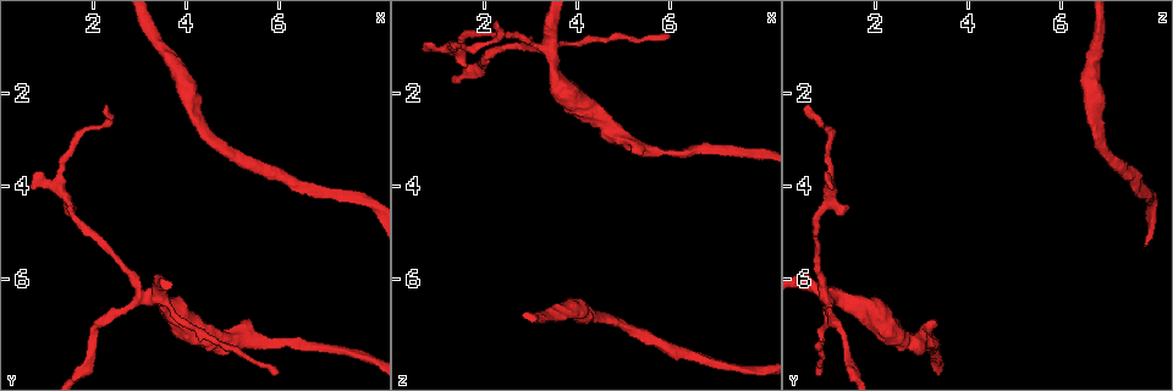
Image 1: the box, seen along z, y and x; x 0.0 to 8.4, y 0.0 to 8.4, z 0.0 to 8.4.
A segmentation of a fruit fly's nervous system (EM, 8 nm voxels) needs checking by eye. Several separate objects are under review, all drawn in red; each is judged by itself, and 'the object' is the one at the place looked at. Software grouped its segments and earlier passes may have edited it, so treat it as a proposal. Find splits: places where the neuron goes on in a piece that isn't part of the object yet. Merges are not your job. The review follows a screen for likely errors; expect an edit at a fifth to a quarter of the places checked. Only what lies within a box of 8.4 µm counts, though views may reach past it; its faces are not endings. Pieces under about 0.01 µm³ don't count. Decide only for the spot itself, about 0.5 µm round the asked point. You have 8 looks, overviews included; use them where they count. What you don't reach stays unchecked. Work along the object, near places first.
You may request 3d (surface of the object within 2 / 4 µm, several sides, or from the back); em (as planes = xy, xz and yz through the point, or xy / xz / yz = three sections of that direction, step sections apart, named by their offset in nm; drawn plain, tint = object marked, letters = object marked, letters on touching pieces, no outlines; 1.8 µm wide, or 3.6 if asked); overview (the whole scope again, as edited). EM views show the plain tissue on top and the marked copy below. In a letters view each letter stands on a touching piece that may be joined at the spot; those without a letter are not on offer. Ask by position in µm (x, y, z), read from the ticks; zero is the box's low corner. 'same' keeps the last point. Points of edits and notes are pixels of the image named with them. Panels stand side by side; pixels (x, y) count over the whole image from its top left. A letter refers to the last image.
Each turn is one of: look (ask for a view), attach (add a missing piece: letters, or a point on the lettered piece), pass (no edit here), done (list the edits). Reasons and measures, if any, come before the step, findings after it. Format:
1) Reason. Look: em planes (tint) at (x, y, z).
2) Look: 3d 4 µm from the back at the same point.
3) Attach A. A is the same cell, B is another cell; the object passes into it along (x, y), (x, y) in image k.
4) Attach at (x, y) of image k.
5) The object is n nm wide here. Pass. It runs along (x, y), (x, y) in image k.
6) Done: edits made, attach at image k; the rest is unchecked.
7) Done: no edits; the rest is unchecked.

Tapers out. Look: em planes (letters) at (2.35, 2.25, 0.60).

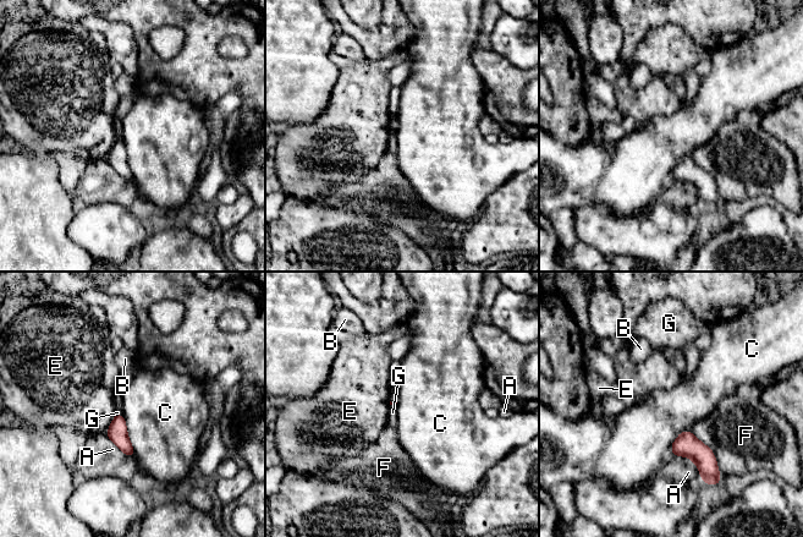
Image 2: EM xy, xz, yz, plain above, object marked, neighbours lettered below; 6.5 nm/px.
Pass. A, B, C, E, F and G are other cells; a border runs along (122, 414), (126, 434), (135, 455) in image 2; none of them fits.

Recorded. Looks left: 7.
Four or more arms meet. Look: 3d 2 µm at (3.35, 6.40, 1.00).

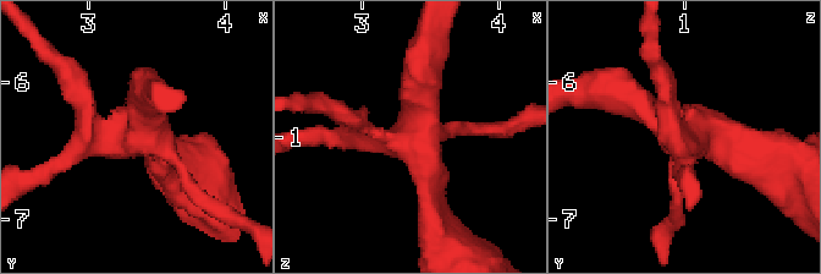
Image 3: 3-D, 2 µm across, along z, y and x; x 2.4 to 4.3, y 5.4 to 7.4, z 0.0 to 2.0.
Look: em 3.6 µm planes (letters) at (3.38, 6.38, 1.04).

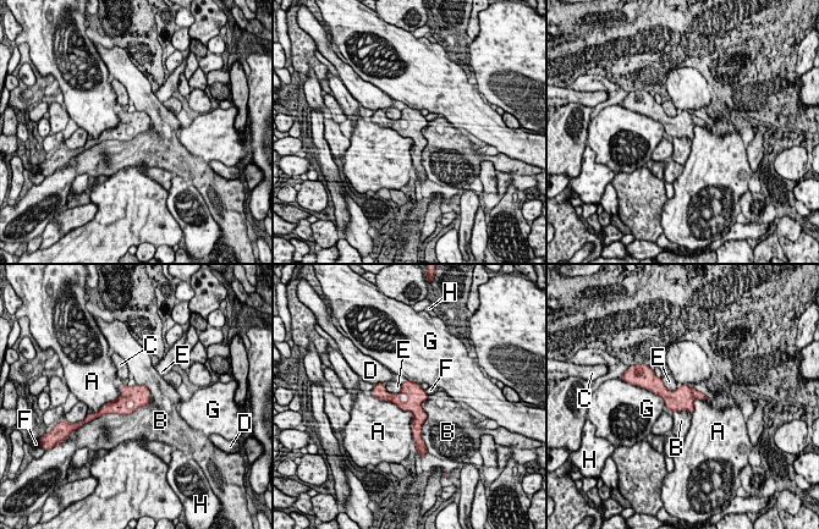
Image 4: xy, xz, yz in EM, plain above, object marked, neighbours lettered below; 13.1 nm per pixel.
The object is 320 nm wide here. Pass. A, B, C, D, E, F, G and H are other cells; none of them fits.

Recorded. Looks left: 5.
Stops while still wide. Look: em planes (letters) at (5.35, 6.95, 3.35).

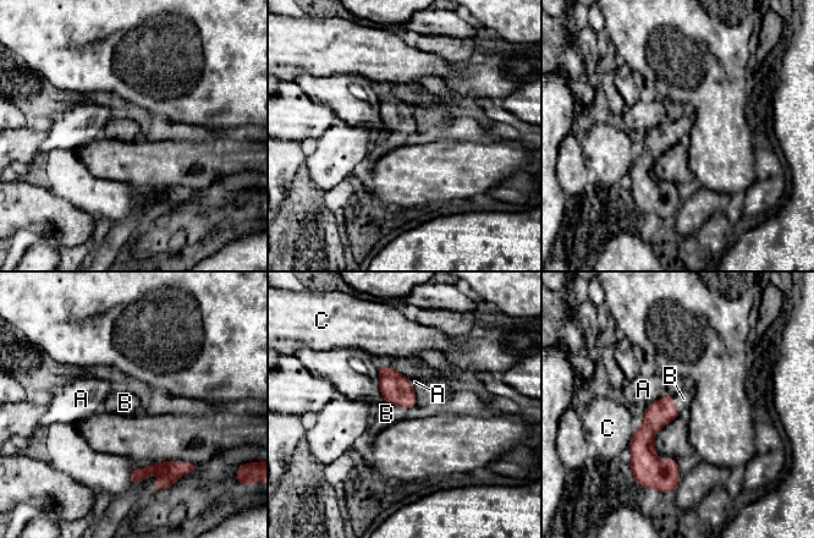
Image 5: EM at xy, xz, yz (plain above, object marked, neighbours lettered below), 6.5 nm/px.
Attach B. B is the same cell, A and C are other cells; the object passes into it along (396, 389), (397, 405), (386, 413) in image 5; the neuron continues.

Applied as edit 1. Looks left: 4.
Done: edits made, attach at image 5; the rest is unchecked.

